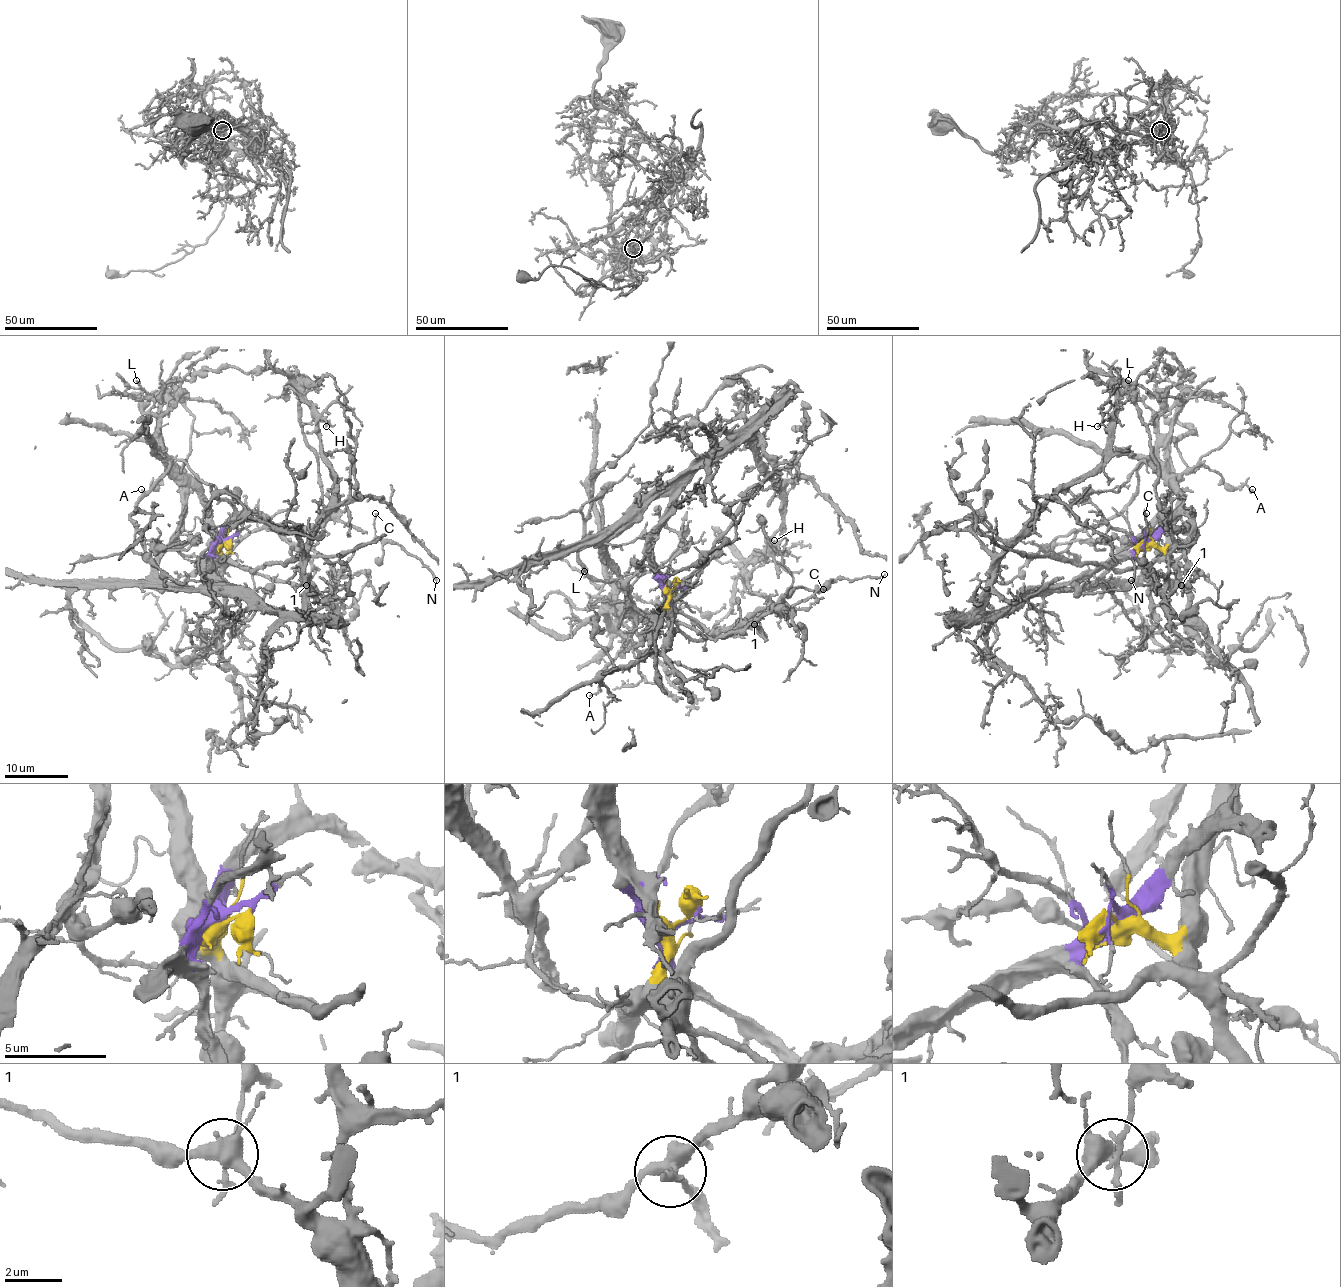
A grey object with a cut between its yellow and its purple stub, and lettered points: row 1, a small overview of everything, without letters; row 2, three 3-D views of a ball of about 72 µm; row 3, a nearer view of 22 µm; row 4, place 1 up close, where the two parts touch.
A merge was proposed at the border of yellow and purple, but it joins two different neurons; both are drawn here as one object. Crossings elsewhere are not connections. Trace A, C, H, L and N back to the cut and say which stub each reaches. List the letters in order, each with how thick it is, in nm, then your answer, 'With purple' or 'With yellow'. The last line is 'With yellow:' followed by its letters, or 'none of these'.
A: Thickness 100 nm. With yellow
C: Thickness 120 nm. With yellow
H: Thickness 110 nm. With purple
L: Thickness 80 nm. With yellow
N: Thickness 200 nm. With yellow
With yellow: A, C, L, N

